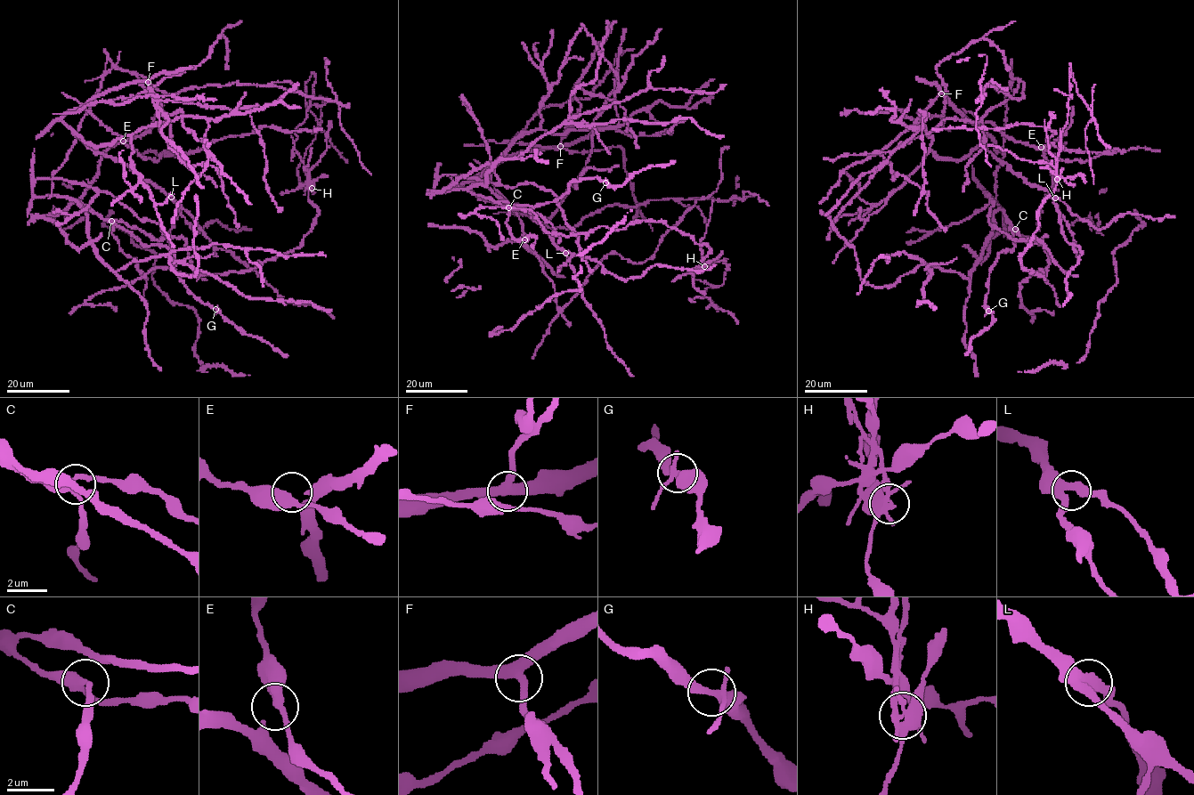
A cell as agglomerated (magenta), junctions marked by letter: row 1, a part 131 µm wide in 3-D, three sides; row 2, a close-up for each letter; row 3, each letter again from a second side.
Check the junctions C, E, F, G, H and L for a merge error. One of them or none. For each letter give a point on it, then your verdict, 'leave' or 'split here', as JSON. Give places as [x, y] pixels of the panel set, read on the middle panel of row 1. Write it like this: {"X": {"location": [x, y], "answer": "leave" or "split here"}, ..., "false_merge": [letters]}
{"C": {"location": [508, 207], "answer": "leave"}, "E": {"location": [524, 239], "answer": "leave"}, "F": {"location": [560, 146], "answer": "leave"}, "G": {"location": [605, 182], "answer": "leave"}, "H": {"location": [704, 266], "answer": "split here"}, "L": {"location": [565, 253], "answer": "leave"}, "false_merge": ["H"]}

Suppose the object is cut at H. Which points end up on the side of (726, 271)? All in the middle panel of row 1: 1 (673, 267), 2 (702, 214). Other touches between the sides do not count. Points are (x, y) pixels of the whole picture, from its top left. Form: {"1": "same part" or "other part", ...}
{"1": "other part", "2": "other part"}

